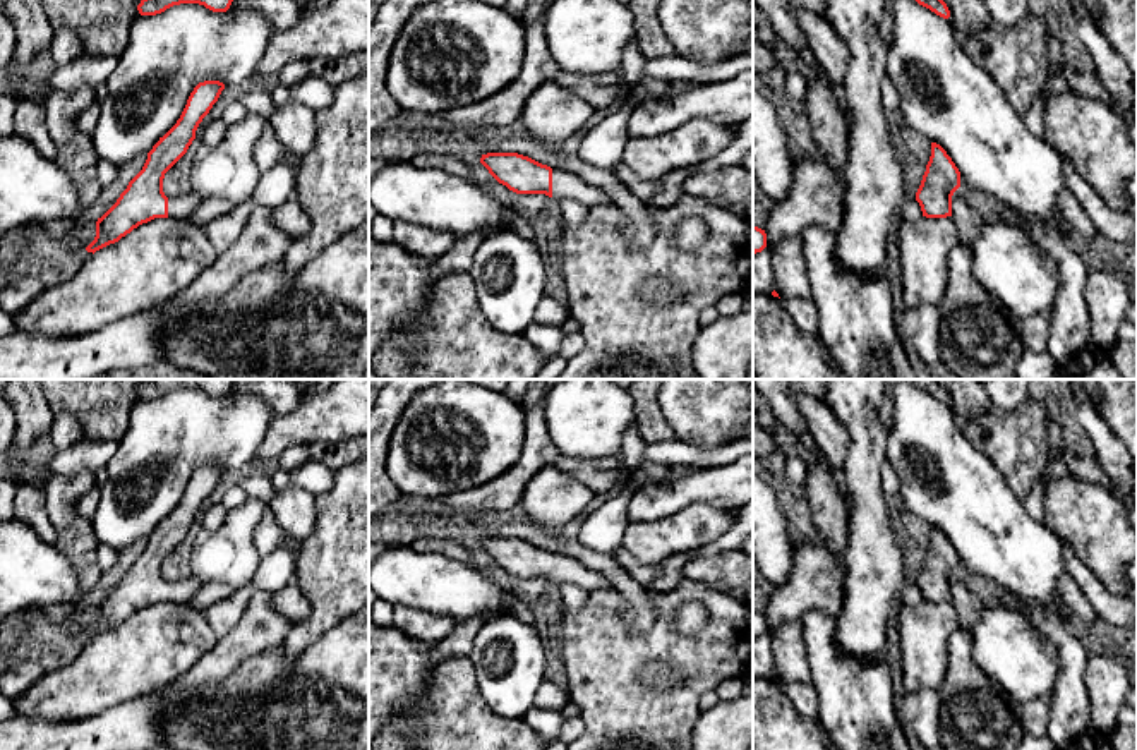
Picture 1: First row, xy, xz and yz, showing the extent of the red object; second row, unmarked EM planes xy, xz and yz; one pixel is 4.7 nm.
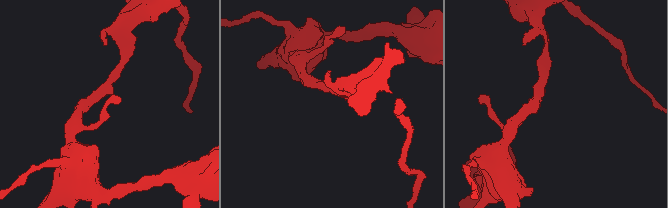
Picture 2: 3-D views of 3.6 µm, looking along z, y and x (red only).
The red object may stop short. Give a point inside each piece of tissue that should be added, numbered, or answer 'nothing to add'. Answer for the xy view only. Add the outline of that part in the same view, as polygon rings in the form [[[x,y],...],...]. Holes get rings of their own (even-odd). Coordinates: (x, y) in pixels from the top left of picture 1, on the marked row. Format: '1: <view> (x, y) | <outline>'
1: xy (182, 208) | [[[192,191],[177,199],[168,199],[168,218],[190,220],[201,201],[202,199]]]

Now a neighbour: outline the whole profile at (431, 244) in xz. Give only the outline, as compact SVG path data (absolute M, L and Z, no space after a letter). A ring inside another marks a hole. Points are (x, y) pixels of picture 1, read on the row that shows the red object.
M398 220L393 227L393 242L398 244L403 251L415 254L417 257L437 261L451 251L454 235L449 232L429 230L424 225Z

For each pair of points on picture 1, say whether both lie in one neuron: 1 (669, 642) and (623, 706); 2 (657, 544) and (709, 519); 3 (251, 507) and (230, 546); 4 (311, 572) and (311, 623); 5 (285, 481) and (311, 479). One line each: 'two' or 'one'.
1: one
2: one
3: one
4: one
5: one

